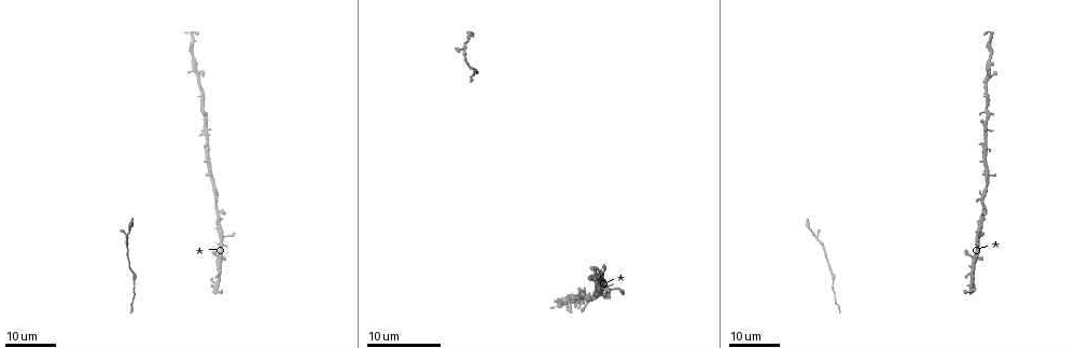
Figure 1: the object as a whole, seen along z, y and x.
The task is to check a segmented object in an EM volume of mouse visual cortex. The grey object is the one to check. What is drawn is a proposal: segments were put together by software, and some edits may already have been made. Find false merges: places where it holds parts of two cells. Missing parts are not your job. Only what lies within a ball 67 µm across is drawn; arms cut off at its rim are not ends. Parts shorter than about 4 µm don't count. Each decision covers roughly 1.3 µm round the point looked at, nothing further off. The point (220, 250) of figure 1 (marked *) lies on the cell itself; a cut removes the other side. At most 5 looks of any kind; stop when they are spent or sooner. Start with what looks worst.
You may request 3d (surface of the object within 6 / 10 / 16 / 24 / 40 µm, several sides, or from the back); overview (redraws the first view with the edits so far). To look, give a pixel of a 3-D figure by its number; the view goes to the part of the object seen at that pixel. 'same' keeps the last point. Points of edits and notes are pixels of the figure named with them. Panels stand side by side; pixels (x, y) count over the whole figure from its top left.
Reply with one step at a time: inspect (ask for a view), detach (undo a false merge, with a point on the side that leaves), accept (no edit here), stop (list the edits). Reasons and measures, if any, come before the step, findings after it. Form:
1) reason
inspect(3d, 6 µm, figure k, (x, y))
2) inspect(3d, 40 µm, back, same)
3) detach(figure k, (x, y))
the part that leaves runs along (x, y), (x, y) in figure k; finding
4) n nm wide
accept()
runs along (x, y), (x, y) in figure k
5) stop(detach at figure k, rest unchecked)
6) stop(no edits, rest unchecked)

three arms meet
inspect(3d, 16 µm, figure 1, (127, 238))

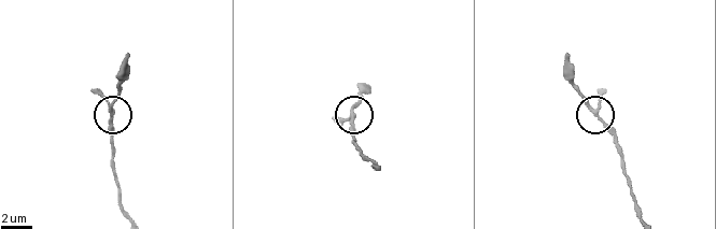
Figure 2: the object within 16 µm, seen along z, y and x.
inspect(3d, 6 µm, figure 2, (593, 109))

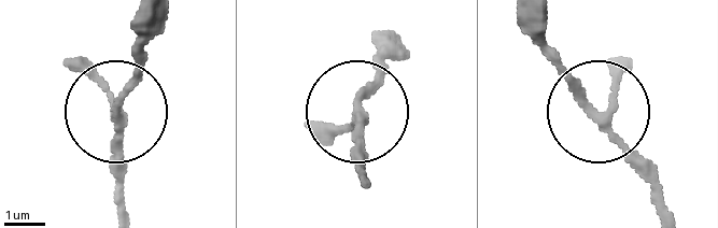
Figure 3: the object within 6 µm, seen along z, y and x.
180 nm wide
accept()
all the same cell

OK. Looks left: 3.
inspect(3d, 24 µm, figure 1, (133, 277))

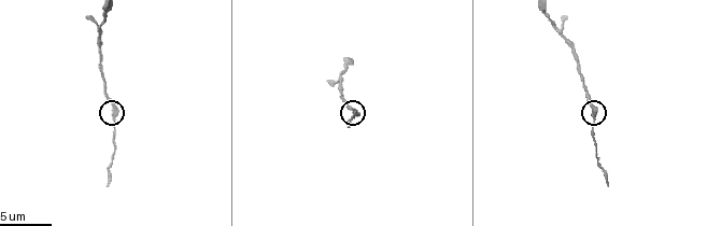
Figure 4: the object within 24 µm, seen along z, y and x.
inspect(3d, 10 µm, figure 4, (591, 108))

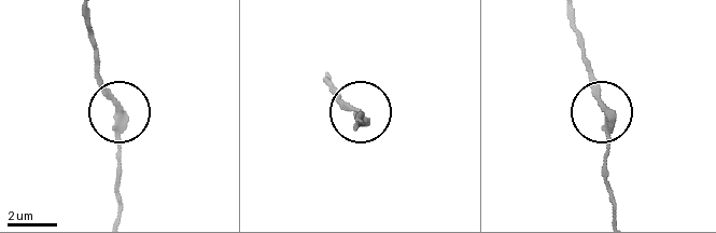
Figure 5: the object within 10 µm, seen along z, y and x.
290 nm wide
accept()
continuous, no second cell

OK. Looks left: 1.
stop(no edits, rest unchecked)

